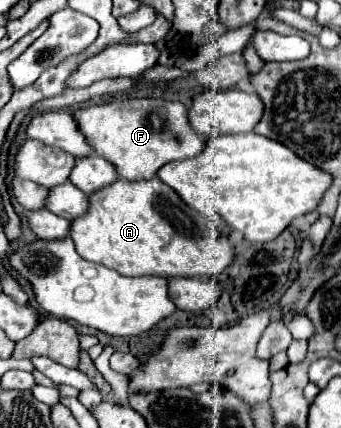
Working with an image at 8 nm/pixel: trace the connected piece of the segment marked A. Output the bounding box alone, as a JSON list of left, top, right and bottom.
[71,180,233,276]

